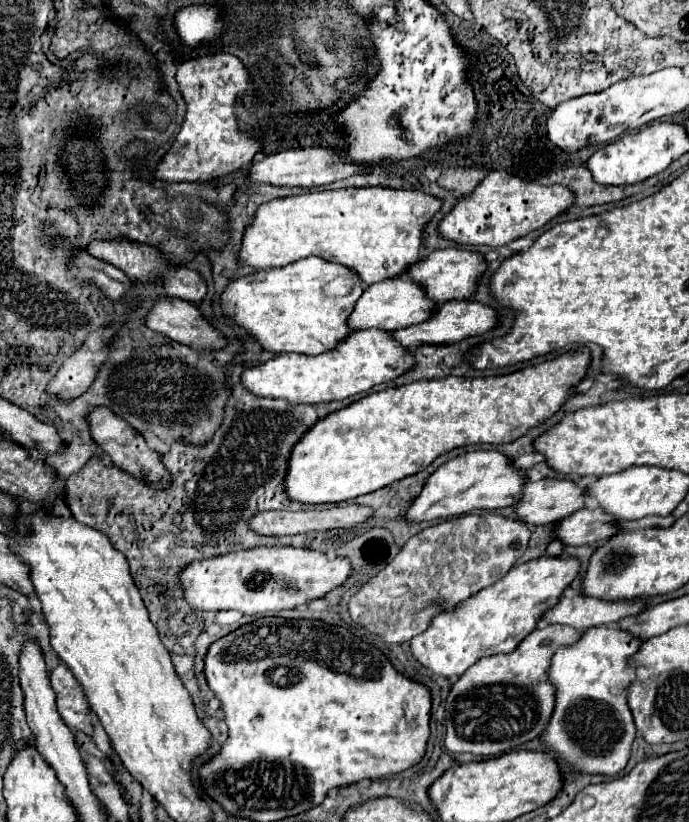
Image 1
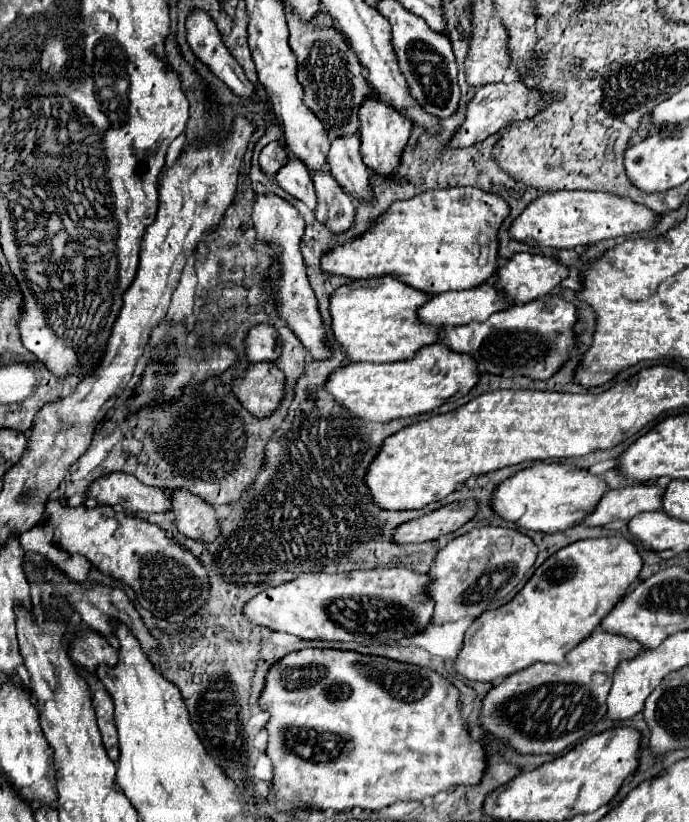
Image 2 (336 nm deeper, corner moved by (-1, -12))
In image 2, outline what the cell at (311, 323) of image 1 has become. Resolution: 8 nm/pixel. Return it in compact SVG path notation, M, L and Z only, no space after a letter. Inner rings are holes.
M391 276L371 278L371 280L353 280L351 284L339 286L331 294L329 314L331 314L331 332L339 346L345 350L347 360L351 362L395 362L411 358L425 344L439 340L439 332L431 326L419 324L417 308L429 300L427 294L407 288Z

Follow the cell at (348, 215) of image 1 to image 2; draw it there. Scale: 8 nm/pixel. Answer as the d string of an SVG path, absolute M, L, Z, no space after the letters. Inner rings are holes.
M443 188L417 194L407 200L393 202L381 216L377 216L367 232L361 236L347 240L345 244L337 244L329 252L321 256L323 272L331 272L347 278L381 278L393 276L403 284L421 290L423 294L441 294L449 290L467 290L475 284L485 282L497 270L497 230L503 218L509 214L509 204L479 188Z

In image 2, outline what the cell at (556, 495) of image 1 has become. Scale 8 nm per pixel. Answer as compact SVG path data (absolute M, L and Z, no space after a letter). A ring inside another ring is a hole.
M635 484L619 490L607 490L603 498L595 504L593 512L585 516L585 526L603 526L613 520L631 520L635 514L647 510L661 510L663 488Z

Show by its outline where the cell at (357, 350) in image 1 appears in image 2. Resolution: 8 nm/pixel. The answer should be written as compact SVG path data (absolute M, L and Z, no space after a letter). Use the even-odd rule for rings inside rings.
M435 342L417 350L417 354L409 360L389 364L355 362L335 368L323 388L335 398L335 402L343 404L343 408L353 412L355 416L371 422L389 422L395 418L431 412L455 394L465 396L477 384L477 380L477 364L471 356L453 352Z

